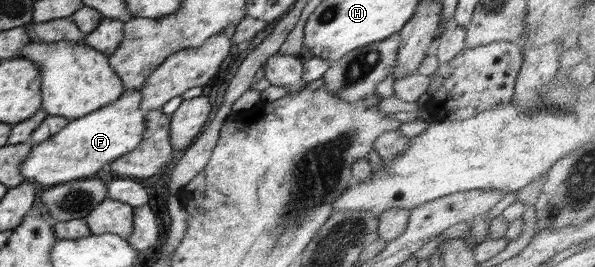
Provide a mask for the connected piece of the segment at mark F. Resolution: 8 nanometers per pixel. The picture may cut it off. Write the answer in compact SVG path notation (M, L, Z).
M131 89L110 104L81 116L69 123L43 143L35 144L19 164L19 173L26 181L53 187L68 181L89 179L105 164L133 151L142 140L146 110L140 108L142 95Z

